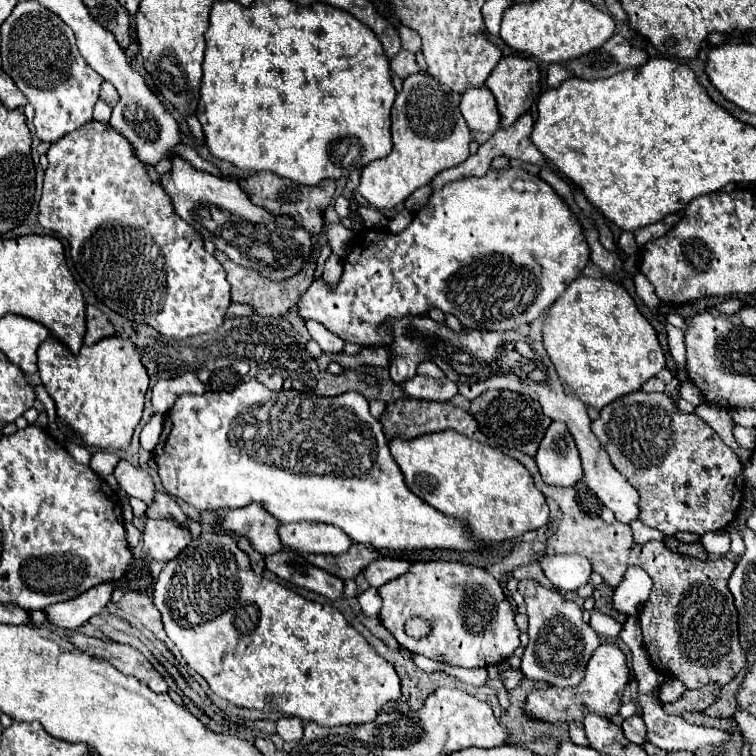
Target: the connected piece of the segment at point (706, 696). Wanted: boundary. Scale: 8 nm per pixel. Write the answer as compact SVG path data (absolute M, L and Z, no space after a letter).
M708 684L698 690L686 690L676 702L664 704L666 712L670 714L684 714L684 712L702 712L712 706L720 698L718 684Z

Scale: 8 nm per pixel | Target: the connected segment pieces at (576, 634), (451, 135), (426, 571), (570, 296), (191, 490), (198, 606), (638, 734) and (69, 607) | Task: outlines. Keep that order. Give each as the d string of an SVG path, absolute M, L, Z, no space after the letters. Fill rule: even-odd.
M534 580L520 581L518 592L524 596L530 628L528 636L530 642L524 650L520 670L524 676L530 676L534 680L548 680L550 684L560 686L576 686L584 678L586 664L592 656L592 652L598 648L598 634L592 630L592 626L582 622L582 610L576 602L566 600L558 592L552 592L550 588L540 586Z
M410 74L404 78L402 82L402 92L396 94L396 102L392 106L392 140L394 140L394 148L388 156L368 164L362 172L360 172L360 186L358 192L376 208L394 208L398 204L402 204L416 188L430 184L430 180L452 166L462 164L470 152L468 152L468 144L472 140L470 136L470 128L466 126L466 122L462 120L462 114L458 112L458 100L460 94L446 88L444 84L440 84L438 80L434 80L430 74Z
M412 562L410 570L378 588L384 606L380 610L382 624L394 634L398 644L414 654L442 660L452 666L484 668L508 660L520 646L520 630L514 624L514 612L500 582L478 566L460 562ZM422 616L430 620L432 634L422 640L406 636L404 622Z
M580 276L574 282L570 282L566 290L562 292L562 296L546 312L542 332L544 332L542 344L552 364L556 366L556 372L564 390L580 398L586 406L592 406L596 410L602 410L614 398L640 390L648 378L656 376L666 366L656 330L640 314L640 310L636 308L636 302L624 290L624 286L606 278Z
M248 380L248 382L242 382L238 388L234 388L232 392L212 392L212 390L208 390L200 396L198 394L182 394L174 402L170 412L166 412L166 416L164 416L160 442L152 450L152 458L158 466L158 476L160 476L160 482L162 482L164 490L170 496L180 498L182 502L190 504L198 512L224 510L224 508L244 508L248 504L262 504L262 508L266 512L270 512L278 522L314 520L314 522L332 524L332 526L338 526L340 530L344 530L352 538L352 542L368 544L368 546L384 548L384 550L450 548L450 550L456 550L456 552L480 552L480 550L490 548L488 542L478 540L474 534L470 536L470 528L464 520L458 520L454 516L446 516L446 514L438 512L436 508L432 508L430 504L426 504L422 498L418 498L416 494L412 494L408 490L408 486L404 484L404 476L402 476L398 464L394 462L394 458L388 450L386 438L382 436L382 426L370 414L368 400L358 392L344 392L344 394L338 394L338 396L306 396L306 394L300 394L300 392L294 392L294 390L288 390L288 392L282 394L282 390L280 390L274 396L274 392L268 390L264 384L260 384L258 380Z
M204 530L198 538L194 538L174 560L170 560L158 582L154 588L154 604L162 614L162 622L164 622L164 630L168 634L168 638L176 644L176 648L180 650L182 658L186 660L186 664L196 670L212 688L214 694L218 694L220 698L236 704L236 706L244 706L244 708L256 708L256 710L266 710L266 712L280 712L286 716L296 716L302 722L316 722L320 726L350 726L350 724L364 724L376 718L378 710L388 704L388 702L396 702L400 698L400 678L394 670L394 666L384 660L380 654L376 654L370 644L366 642L366 638L352 628L344 616L332 606L332 604L318 604L312 600L302 598L300 594L288 590L286 586L272 582L264 576L256 576L250 568L250 560L248 556L236 546L236 540L232 536L224 536L218 534L214 530Z
M634 714L634 716L624 720L622 732L624 732L626 740L630 740L634 744L642 746L646 742L646 726L642 724L642 716L638 716L638 714Z
M100 584L98 588L90 588L90 592L78 596L78 600L66 600L66 604L52 604L50 608L44 608L46 622L64 630L76 630L90 616L104 610L104 606L110 602L112 590L112 584Z

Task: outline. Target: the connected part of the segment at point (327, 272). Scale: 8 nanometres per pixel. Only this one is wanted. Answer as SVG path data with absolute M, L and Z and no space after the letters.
M330 254L330 258L324 264L322 276L326 276L326 280L330 280L330 284L334 284L334 280L338 280L340 272L342 272L342 260L336 254Z

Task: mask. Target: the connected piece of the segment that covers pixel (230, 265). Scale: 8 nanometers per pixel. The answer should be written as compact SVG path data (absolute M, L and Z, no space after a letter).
M216 250L214 252L214 258L226 268L226 274L228 274L228 282L232 284L232 302L238 302L238 304L246 304L254 310L254 314L258 316L270 316L270 318L278 318L278 316L284 316L296 302L298 302L298 296L310 286L310 280L314 278L314 270L316 270L316 258L310 256L300 274L284 280L284 282L270 282L266 278L262 278L258 272L254 270L248 270L236 262L232 262L224 252Z

